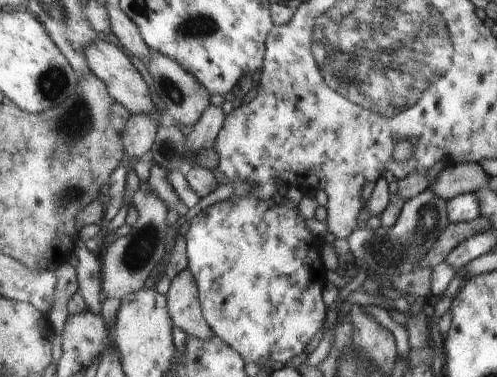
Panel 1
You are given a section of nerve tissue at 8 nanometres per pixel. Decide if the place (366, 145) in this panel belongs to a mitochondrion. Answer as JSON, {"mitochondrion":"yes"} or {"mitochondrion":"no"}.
{"mitochondrion":"no"}

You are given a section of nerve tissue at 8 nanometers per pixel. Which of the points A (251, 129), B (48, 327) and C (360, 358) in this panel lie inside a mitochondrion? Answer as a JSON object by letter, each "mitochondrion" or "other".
{"A":"other","B":"other","C":"mitochondrion"}

